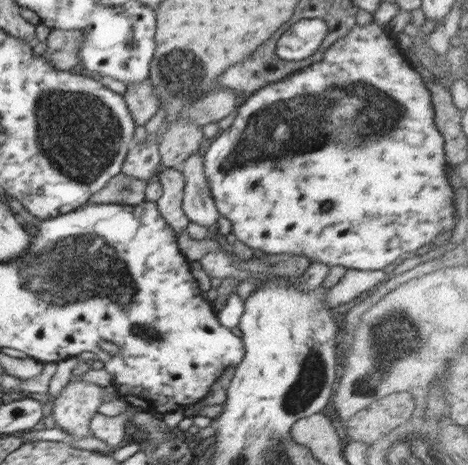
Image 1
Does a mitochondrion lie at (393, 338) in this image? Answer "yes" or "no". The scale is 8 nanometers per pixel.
yes

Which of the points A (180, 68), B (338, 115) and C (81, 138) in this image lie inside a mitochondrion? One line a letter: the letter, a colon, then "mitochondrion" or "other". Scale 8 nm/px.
A: mitochondrion
B: mitochondrion
C: mitochondrion

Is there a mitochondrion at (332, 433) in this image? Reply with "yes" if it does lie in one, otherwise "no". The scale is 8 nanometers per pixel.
no

